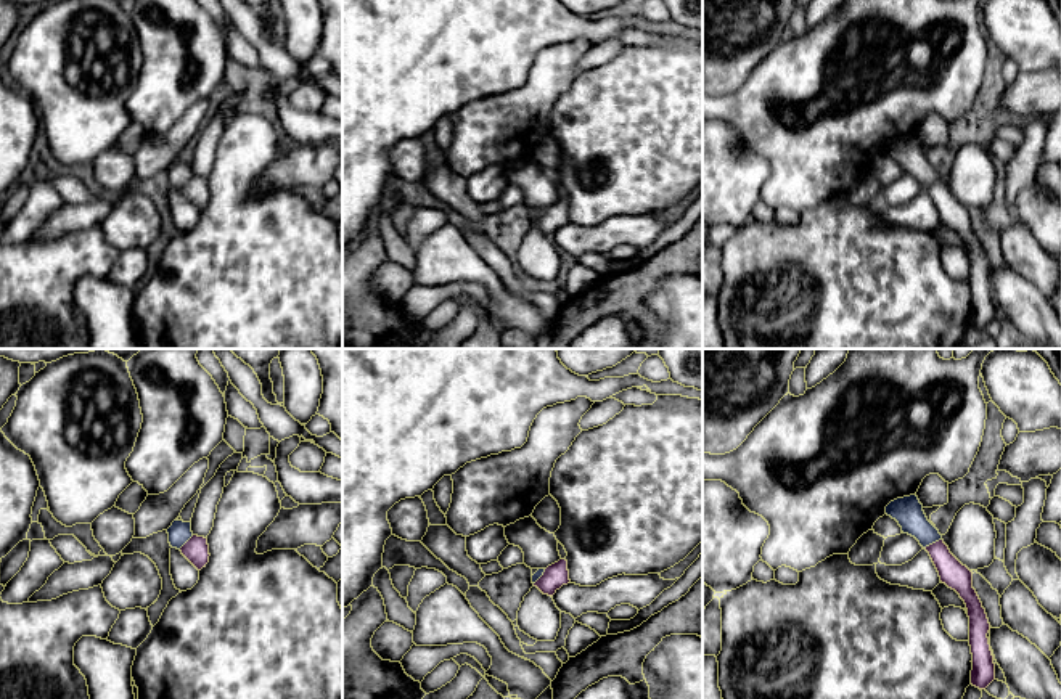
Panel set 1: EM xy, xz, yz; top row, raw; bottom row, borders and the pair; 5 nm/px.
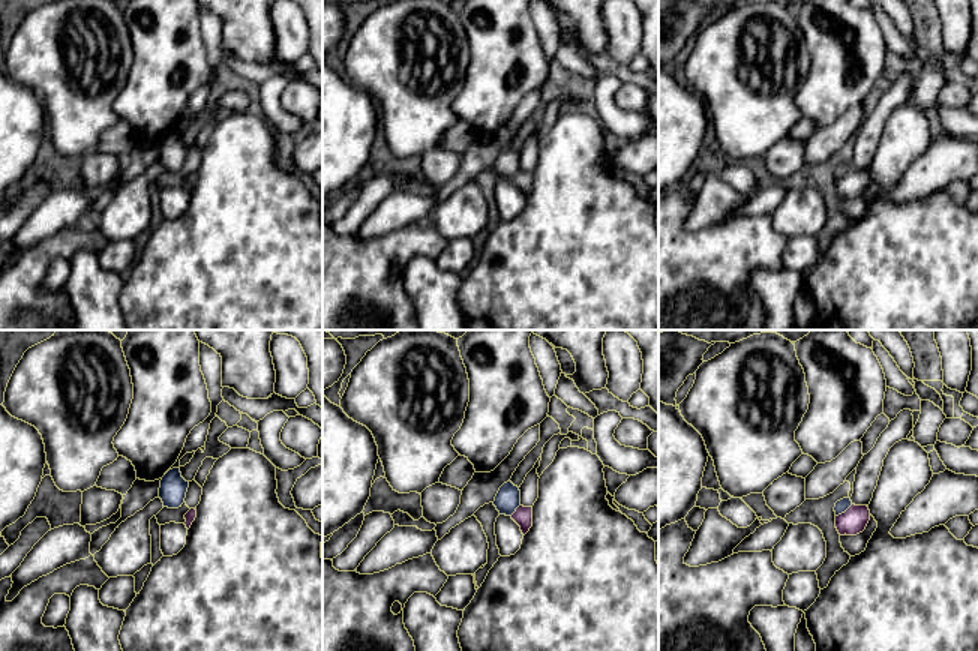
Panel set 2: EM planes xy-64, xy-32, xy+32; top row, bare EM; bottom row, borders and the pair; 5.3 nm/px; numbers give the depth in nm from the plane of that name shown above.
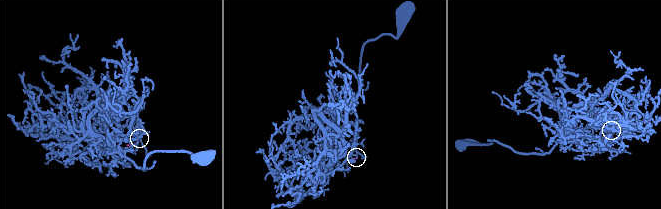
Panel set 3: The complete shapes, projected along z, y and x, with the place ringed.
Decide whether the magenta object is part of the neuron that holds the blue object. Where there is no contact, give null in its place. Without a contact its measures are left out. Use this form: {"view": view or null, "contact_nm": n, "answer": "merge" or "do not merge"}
{"view": "yz", "contact_nm": 100, "answer": "do not merge"}

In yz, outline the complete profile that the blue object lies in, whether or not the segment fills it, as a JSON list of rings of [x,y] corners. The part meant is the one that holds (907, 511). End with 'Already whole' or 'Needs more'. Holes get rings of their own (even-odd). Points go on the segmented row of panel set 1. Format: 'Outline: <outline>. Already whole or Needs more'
Outline: [[[916,495],[891,501],[886,514],[895,519],[902,532],[915,537],[923,548],[942,540],[939,530],[928,521]]]. Already whole

